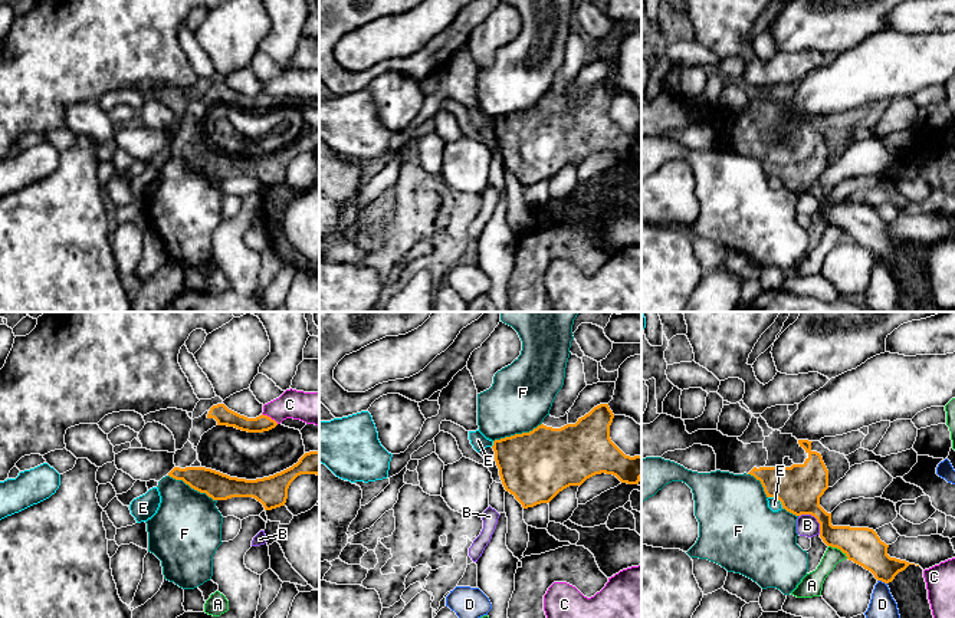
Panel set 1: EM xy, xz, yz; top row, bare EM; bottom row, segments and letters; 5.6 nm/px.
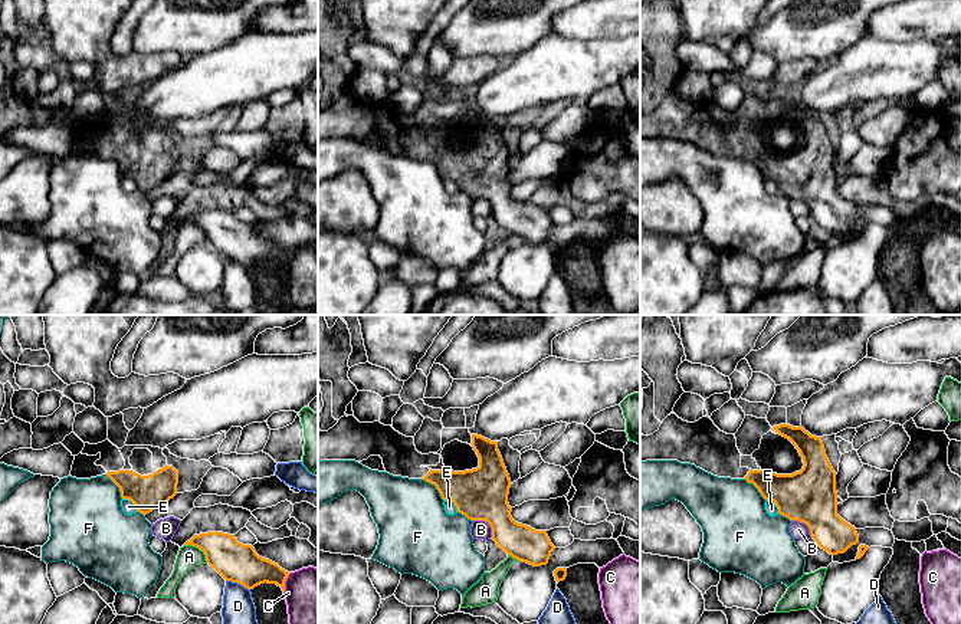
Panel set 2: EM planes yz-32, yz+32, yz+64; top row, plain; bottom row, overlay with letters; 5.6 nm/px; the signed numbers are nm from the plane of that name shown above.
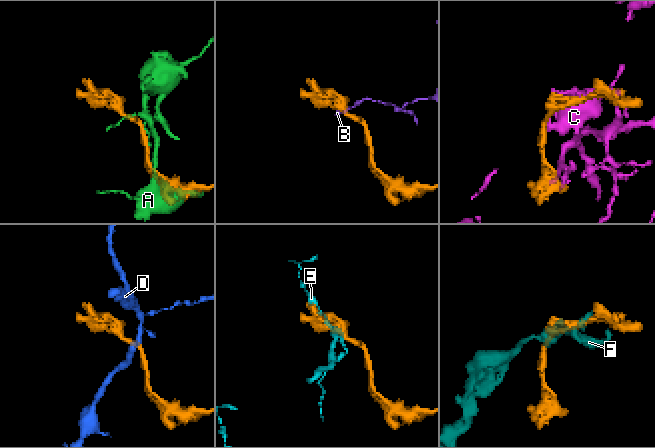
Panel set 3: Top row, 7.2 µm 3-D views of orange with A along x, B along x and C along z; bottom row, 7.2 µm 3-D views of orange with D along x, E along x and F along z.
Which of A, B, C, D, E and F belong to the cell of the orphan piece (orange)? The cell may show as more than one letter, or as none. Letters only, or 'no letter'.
no letter

